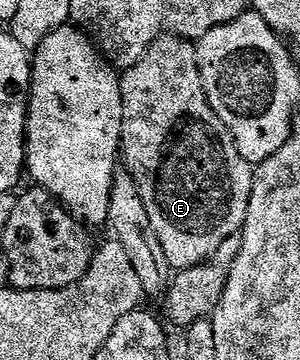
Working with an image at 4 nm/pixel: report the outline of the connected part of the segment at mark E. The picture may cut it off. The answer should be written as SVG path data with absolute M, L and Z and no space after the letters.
M163 36L159 40L154 40L149 46L147 53L140 58L132 68L126 69L122 73L119 85L121 86L121 94L123 95L123 139L121 141L121 160L125 165L126 171L130 173L131 178L138 188L139 196L143 199L144 208L148 214L148 220L151 223L151 230L155 235L162 237L163 248L166 248L165 258L168 259L170 267L175 270L192 268L198 264L210 261L214 254L211 248L216 252L219 249L215 247L218 244L223 248L228 243L230 236L232 238L240 235L243 223L247 217L249 210L249 198L253 190L253 178L255 177L253 165L245 158L239 156L237 146L233 142L233 138L229 134L229 130L225 126L225 122L221 122L221 118L215 120L217 114L211 116L214 112L209 106L207 95L203 89L201 82L201 74L197 70L197 54L195 53L195 44L190 40L182 40L179 36Z

